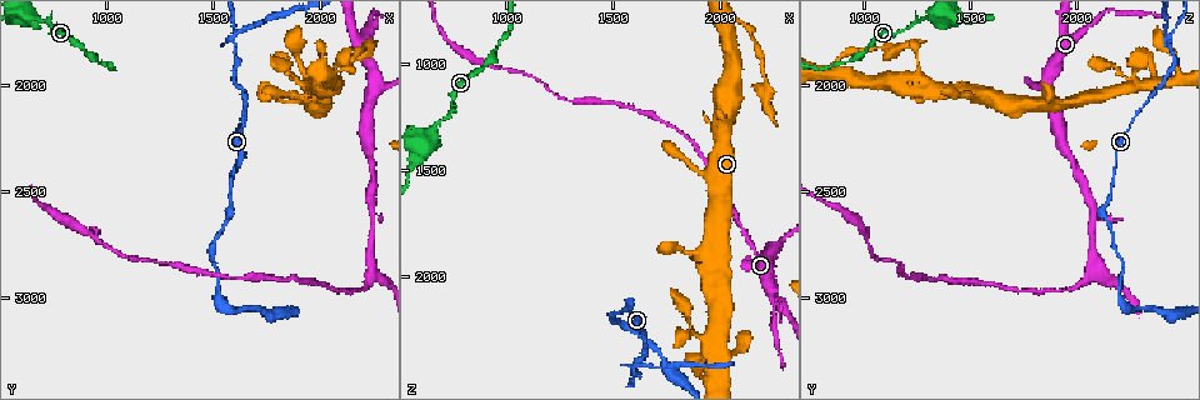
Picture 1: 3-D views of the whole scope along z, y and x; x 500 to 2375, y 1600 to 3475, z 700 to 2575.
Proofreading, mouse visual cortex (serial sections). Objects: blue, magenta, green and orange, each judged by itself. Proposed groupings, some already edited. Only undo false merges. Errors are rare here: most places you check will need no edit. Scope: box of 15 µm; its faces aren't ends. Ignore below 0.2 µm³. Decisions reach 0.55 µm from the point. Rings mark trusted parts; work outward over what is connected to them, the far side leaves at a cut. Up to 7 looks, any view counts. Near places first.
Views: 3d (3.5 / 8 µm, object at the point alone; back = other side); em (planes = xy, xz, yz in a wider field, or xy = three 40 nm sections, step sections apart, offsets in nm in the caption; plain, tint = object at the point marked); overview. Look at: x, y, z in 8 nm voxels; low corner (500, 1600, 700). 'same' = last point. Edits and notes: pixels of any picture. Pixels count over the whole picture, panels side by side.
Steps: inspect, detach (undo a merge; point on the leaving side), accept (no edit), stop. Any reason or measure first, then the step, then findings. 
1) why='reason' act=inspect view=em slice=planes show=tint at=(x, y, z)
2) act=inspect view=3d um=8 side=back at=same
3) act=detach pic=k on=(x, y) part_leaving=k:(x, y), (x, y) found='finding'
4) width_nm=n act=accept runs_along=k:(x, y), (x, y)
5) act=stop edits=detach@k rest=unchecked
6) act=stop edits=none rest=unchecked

why='sudden change in width' act=inspect view=3d um=8 at=(1890, 1970, 2260)

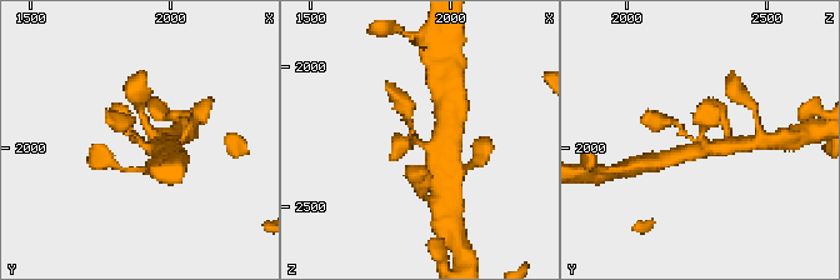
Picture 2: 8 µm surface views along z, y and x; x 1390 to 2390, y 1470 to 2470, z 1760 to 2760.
why='need the tissue' act=inspect view=em slice=xy step=3 show=tint at=(1880, 1980, 2270)

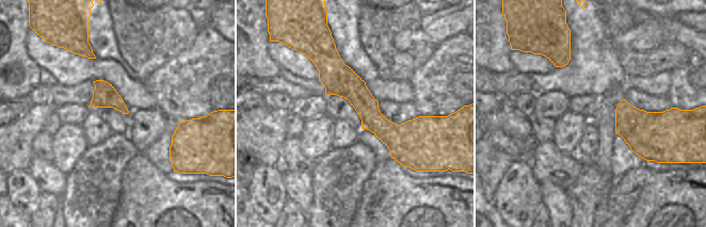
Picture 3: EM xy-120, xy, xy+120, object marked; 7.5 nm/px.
act=accept runs_along=3:(314, 55), (367, 107), (407, 159) found='all the same cell'

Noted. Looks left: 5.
why='abrupt turn' act=inspect view=3d um=3.5 at=(1600, 1780, 2440)

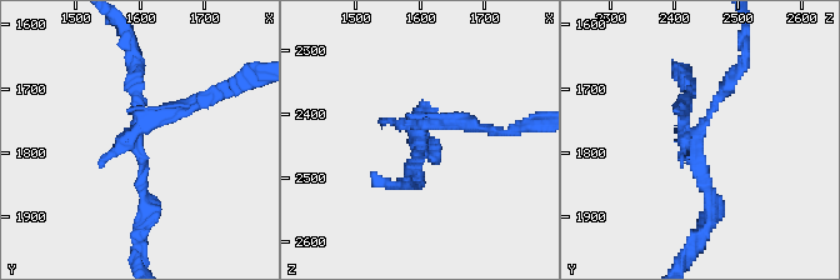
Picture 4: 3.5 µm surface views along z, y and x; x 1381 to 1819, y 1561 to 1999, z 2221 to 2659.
act=inspect view=em slice=xy step=5 show=tint at=(1590, 1780, 2435)

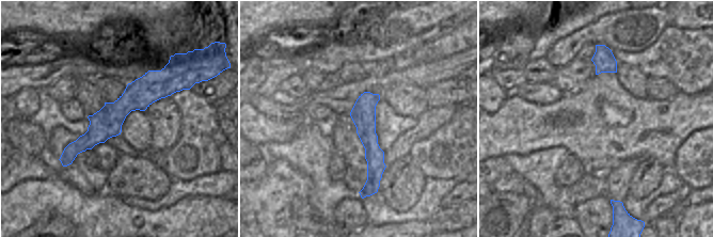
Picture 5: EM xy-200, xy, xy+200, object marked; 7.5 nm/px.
act=detach pic=4 on=(461, 116) part_leaving=4:(420, 129), (513, 131), (528, 125) found='two cells meet here'

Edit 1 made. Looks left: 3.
act=inspect view=overview

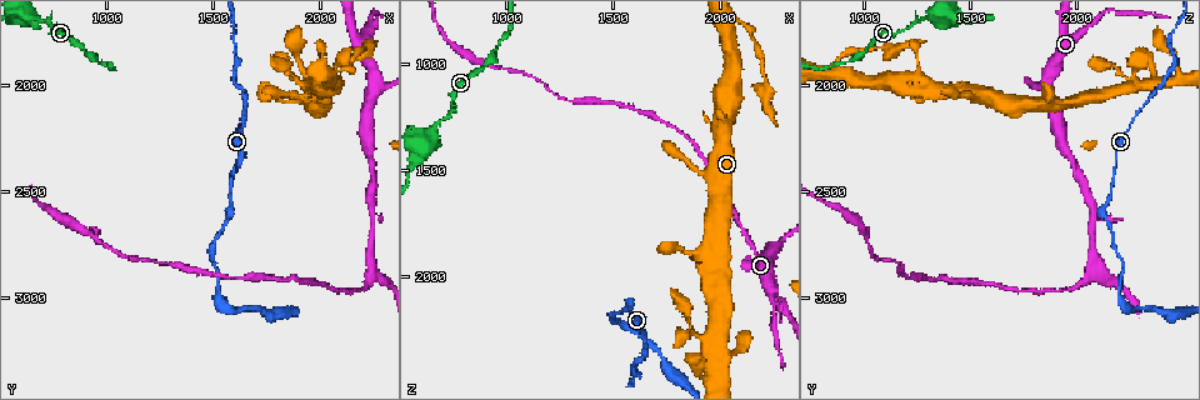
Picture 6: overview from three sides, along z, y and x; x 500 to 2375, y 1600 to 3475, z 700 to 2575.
why='three-way junction' act=inspect view=3d um=3.5 side=back at=(2240, 2860, 2060)

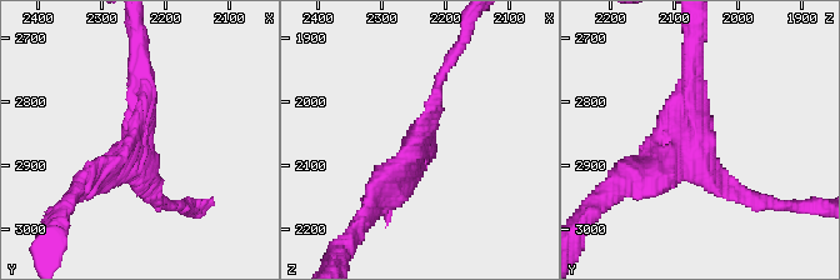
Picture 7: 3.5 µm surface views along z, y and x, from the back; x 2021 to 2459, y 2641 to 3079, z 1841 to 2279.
why='need the tissue' act=inspect view=em slice=xy step=3 show=tint at=(2240, 2845, 2070)

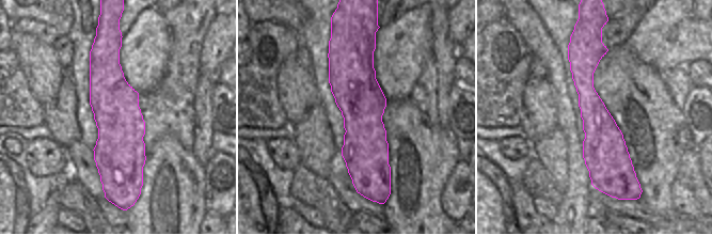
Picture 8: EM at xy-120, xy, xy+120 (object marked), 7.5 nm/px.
act=accept runs_along=8:(348, 45), (362, 102), (365, 186) found='one cell here'

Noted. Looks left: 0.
act=stop edits=detach@4 rest=unchecked

